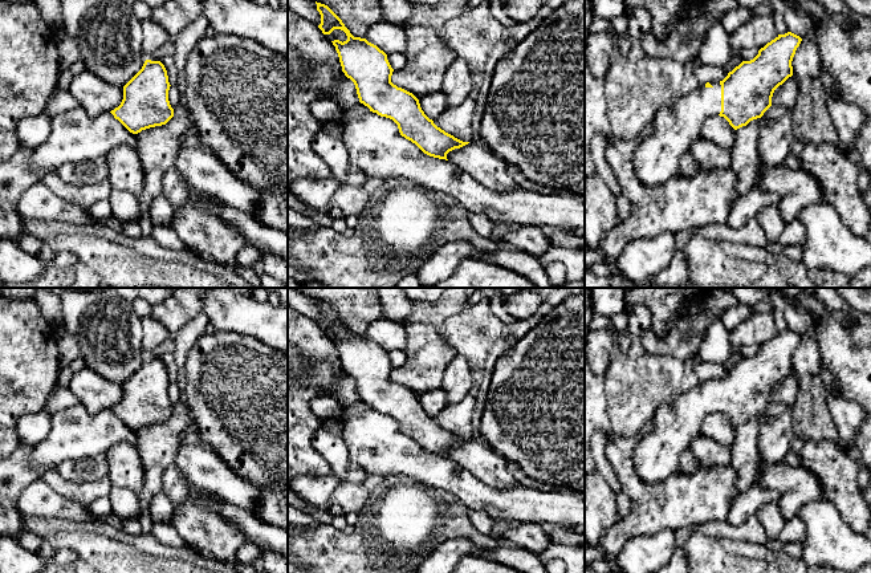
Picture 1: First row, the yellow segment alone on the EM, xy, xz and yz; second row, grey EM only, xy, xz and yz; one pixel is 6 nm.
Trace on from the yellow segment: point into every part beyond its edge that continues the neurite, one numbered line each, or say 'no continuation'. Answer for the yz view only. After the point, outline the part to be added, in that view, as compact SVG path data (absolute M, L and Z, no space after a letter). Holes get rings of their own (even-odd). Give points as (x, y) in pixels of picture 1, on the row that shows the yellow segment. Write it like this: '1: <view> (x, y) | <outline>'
1: yz (656, 158) | M720 81L705 84L663 107L655 117L652 133L643 138L632 155L636 178L646 186L658 186L672 178L680 158L689 151L708 117L721 111Z

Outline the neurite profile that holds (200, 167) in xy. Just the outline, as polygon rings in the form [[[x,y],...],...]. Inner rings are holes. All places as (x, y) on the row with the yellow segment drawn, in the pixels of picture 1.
[[[183,147],[174,167],[190,186],[219,198],[227,206],[252,214],[259,203],[257,187],[231,172],[208,147]]]

